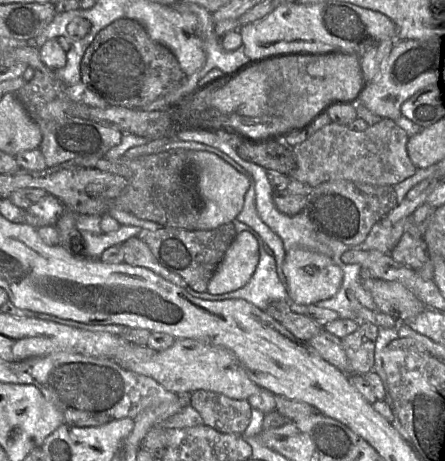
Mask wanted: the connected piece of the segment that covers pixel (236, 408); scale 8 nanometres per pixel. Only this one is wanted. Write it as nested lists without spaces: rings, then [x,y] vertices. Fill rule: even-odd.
[[[196,390],[190,395],[190,405],[199,412],[204,425],[222,433],[243,434],[252,418],[248,400],[236,400],[218,392]]]

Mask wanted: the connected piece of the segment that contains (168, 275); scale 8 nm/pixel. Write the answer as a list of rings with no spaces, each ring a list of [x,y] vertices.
[[[132,237],[121,244],[124,252],[124,263],[141,267],[153,271],[165,280],[181,287],[187,288],[188,285],[179,275],[170,272],[166,268],[159,265],[156,259],[152,256],[148,246],[139,238]]]

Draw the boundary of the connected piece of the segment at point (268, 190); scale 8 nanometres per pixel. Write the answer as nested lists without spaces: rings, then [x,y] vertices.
[[[220,141],[220,148],[218,147],[214,148],[228,155],[237,164],[239,164],[249,174],[250,184],[252,178],[255,189],[255,204],[257,213],[259,217],[262,219],[262,221],[281,238],[285,253],[291,249],[300,248],[327,255],[332,259],[332,251],[326,245],[322,244],[317,240],[316,229],[307,215],[305,215],[302,211],[300,211],[294,216],[288,216],[286,214],[281,213],[275,207],[273,202],[274,191],[269,183],[267,171],[263,167],[244,160],[238,154],[237,149],[234,149],[232,146],[228,145],[224,141]]]

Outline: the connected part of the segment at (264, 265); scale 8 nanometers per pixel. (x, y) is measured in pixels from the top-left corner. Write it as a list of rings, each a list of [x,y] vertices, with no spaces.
[[[234,219],[232,223],[237,234],[247,231],[257,240],[259,262],[252,278],[245,286],[232,292],[213,295],[208,293],[208,291],[196,292],[188,287],[187,291],[189,294],[211,301],[243,299],[263,311],[265,311],[271,302],[290,301],[286,286],[278,276],[275,258],[266,252],[261,237],[251,227],[239,222],[237,219]]]

